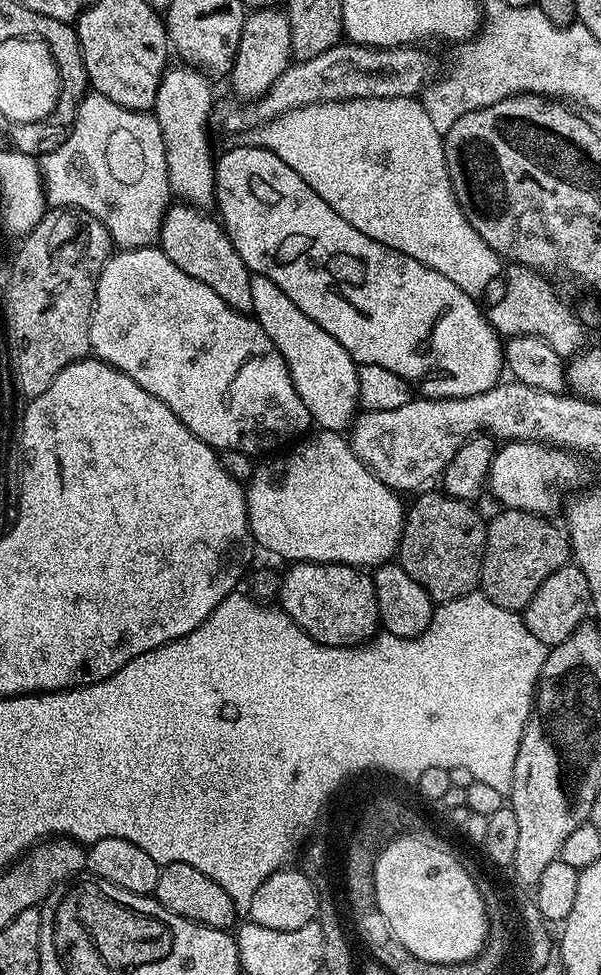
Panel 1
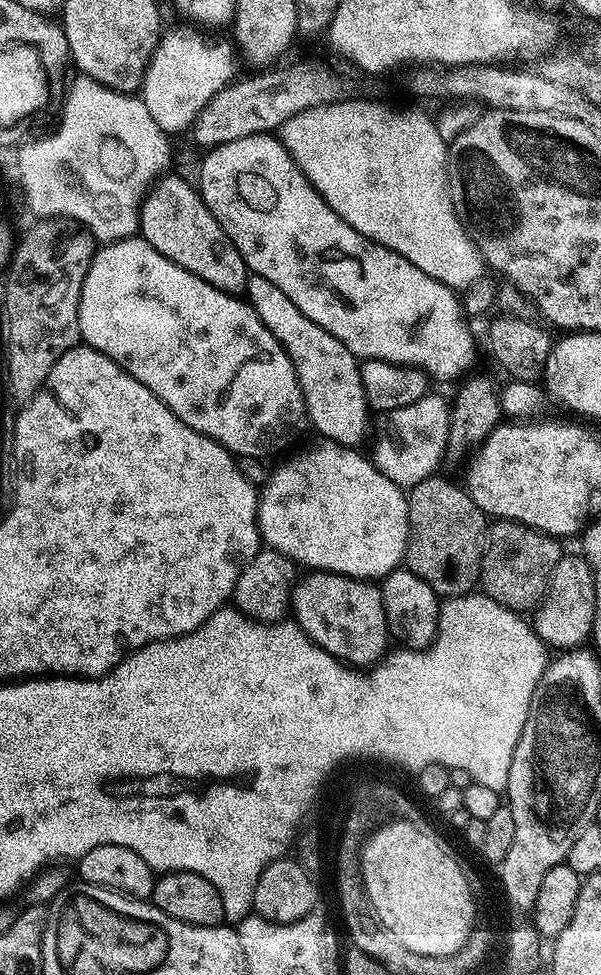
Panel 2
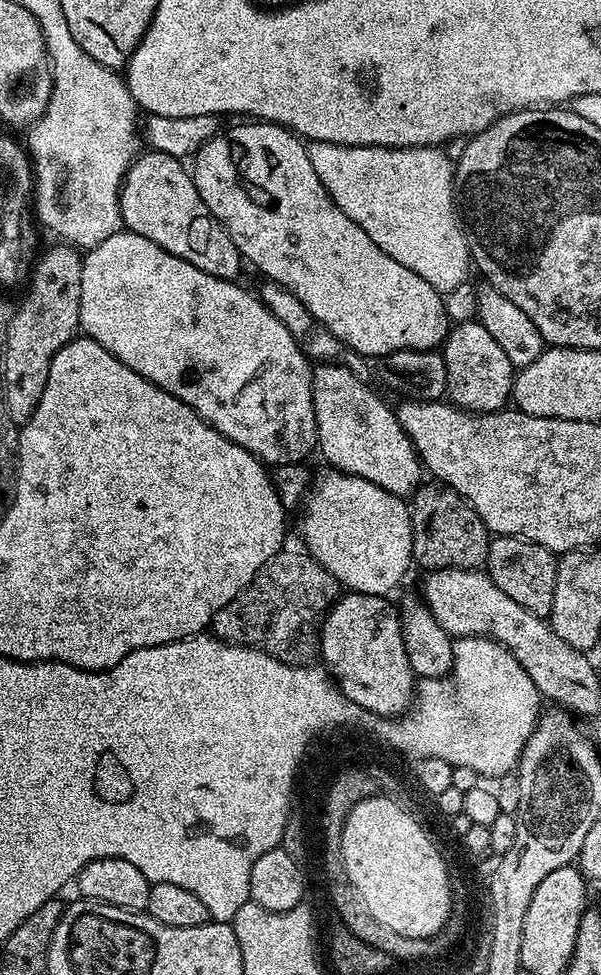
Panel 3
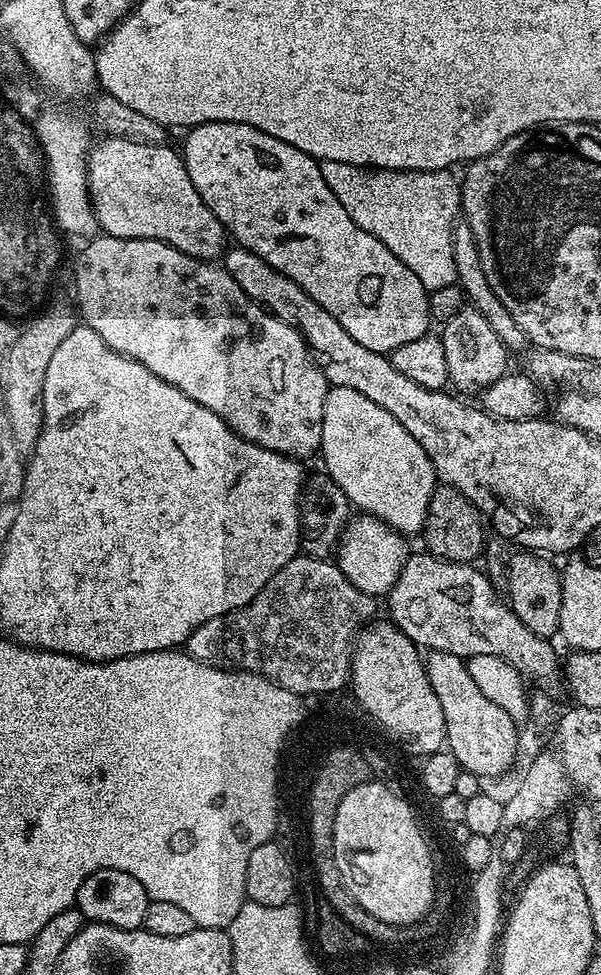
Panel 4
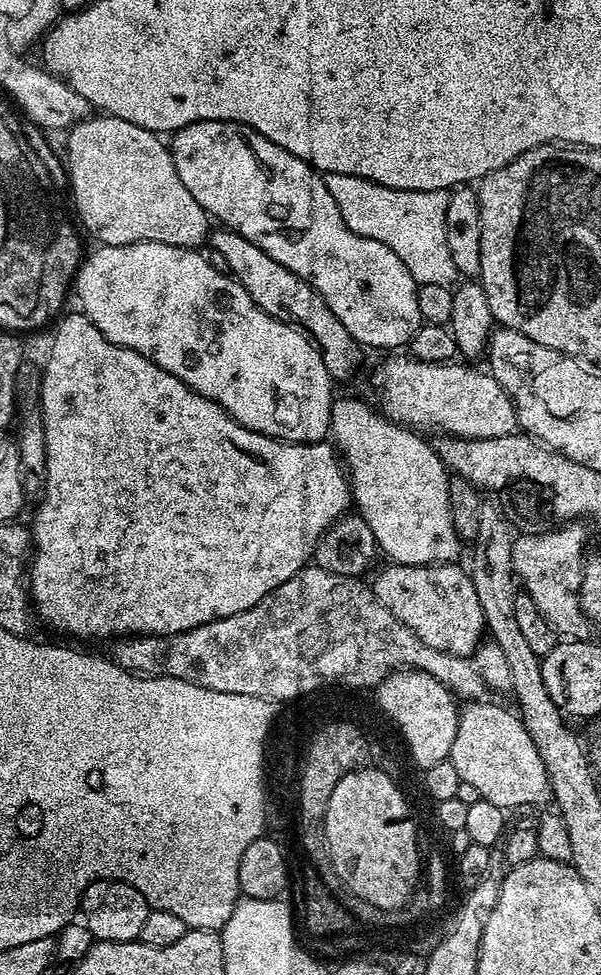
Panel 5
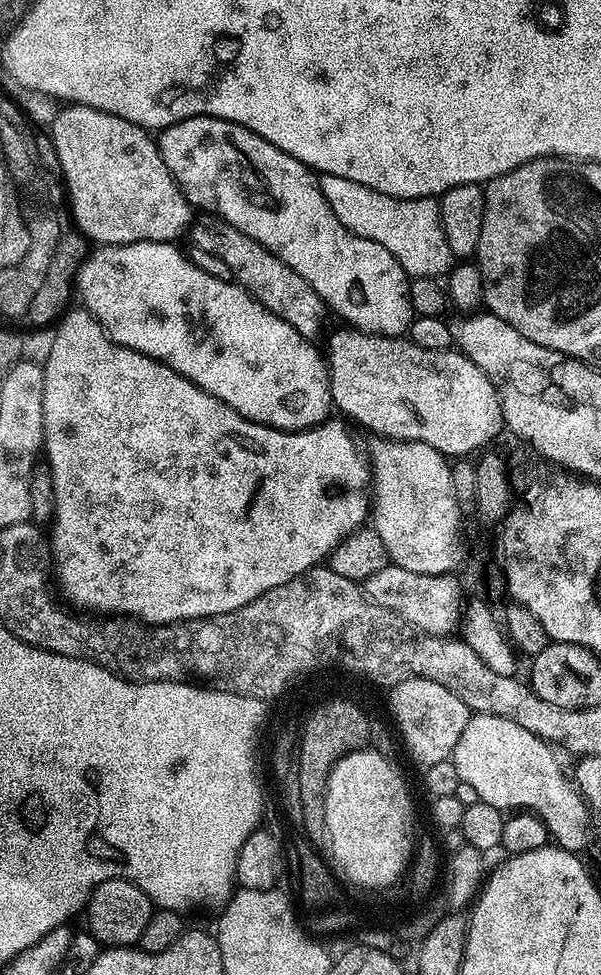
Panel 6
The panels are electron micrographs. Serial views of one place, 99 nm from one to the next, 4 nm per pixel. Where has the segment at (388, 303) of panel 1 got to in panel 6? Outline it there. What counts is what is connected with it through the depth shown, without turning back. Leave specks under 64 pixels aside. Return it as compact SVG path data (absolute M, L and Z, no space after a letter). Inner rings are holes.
M195 116L172 124L159 133L158 143L166 170L170 170L193 209L230 222L230 226L266 246L270 254L282 258L294 274L302 274L302 278L314 286L325 305L331 311L333 308L344 319L341 321L345 325L375 336L400 338L407 333L414 319L408 293L409 276L386 246L358 238L338 222L334 210L330 210L330 202L326 202L322 194L317 173L311 168L290 158L290 154L278 150L278 146L270 146L270 142L258 138L258 134L238 126L233 120L213 116Z

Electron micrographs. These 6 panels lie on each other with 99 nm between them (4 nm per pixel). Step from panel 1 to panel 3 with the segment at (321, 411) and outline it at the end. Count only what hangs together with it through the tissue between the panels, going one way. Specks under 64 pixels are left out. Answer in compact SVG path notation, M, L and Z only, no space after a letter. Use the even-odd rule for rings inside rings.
M320 362L312 369L312 397L319 455L324 455L337 472L366 478L366 482L374 482L374 486L382 486L382 490L395 496L411 497L422 480L422 465L416 454L416 447L402 430L395 411L391 407L387 408L383 398L356 376L359 375L353 369L340 362Z

